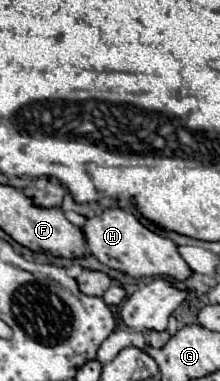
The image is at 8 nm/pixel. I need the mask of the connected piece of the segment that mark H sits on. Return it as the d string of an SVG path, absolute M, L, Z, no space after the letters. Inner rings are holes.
M106 209L100 217L92 217L84 227L88 253L92 253L102 265L122 271L130 277L172 277L176 281L186 281L192 275L192 269L178 253L178 247L156 231L148 231L140 221L122 209Z

